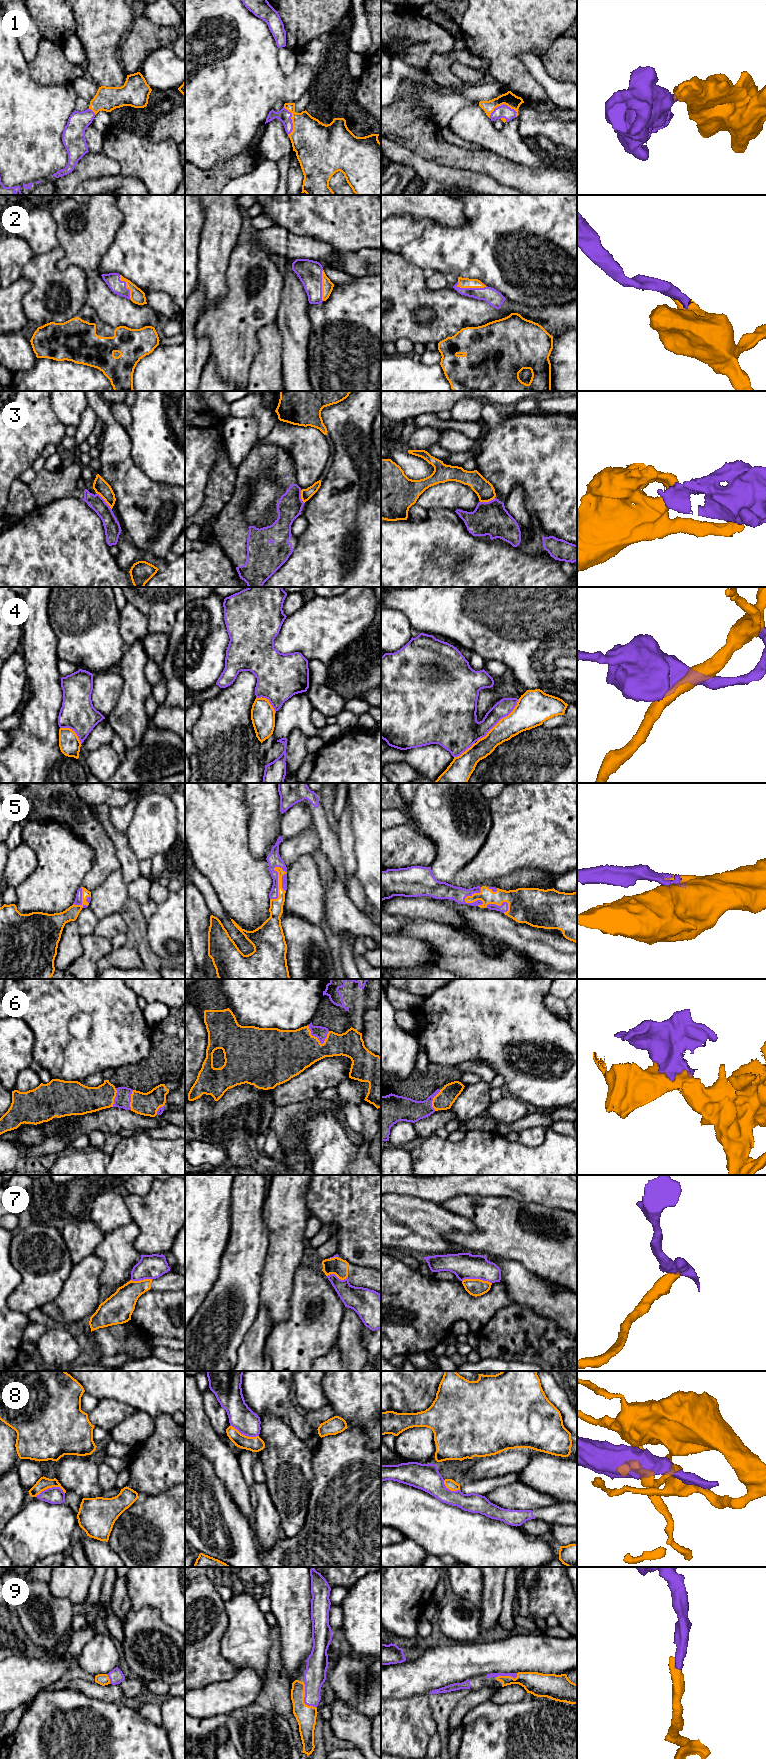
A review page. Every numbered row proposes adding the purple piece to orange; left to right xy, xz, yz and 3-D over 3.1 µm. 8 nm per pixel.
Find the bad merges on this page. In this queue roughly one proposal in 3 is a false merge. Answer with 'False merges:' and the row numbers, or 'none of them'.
False merges: 3, 4, 7, 8

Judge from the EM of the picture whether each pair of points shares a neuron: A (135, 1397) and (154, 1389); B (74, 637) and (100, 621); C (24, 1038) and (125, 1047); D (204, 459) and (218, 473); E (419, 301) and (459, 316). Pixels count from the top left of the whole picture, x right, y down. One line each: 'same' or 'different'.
A: same
B: same
C: different
D: different
E: same

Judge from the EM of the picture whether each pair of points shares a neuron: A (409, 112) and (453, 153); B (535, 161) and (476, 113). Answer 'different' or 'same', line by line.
A: same
B: same

